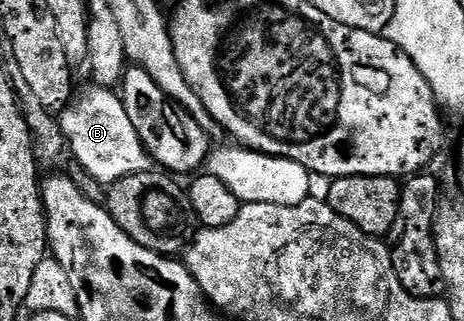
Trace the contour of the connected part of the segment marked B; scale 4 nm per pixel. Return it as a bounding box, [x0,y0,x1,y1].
[58,85,154,185]

